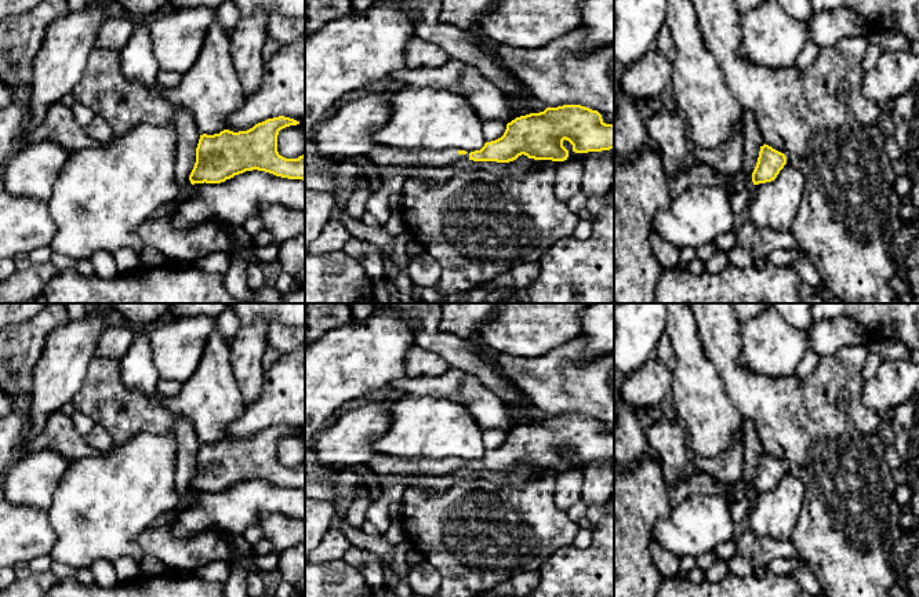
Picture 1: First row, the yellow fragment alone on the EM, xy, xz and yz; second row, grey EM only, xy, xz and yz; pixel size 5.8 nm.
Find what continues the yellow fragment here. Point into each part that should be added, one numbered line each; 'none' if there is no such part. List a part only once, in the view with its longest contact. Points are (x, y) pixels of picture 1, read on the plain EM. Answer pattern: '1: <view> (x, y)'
1: xz (382, 465)

